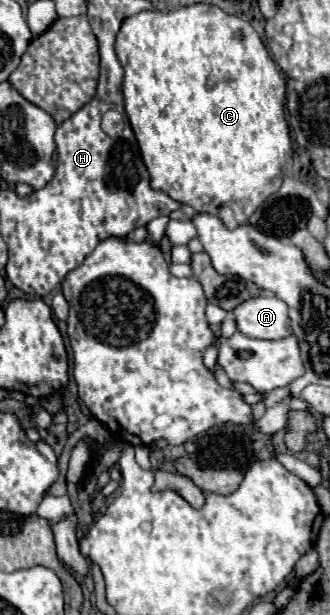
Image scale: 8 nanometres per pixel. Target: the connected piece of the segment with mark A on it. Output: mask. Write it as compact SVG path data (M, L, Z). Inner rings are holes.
M256 295L234 311L238 331L256 339L280 339L292 333L288 307L276 295Z

